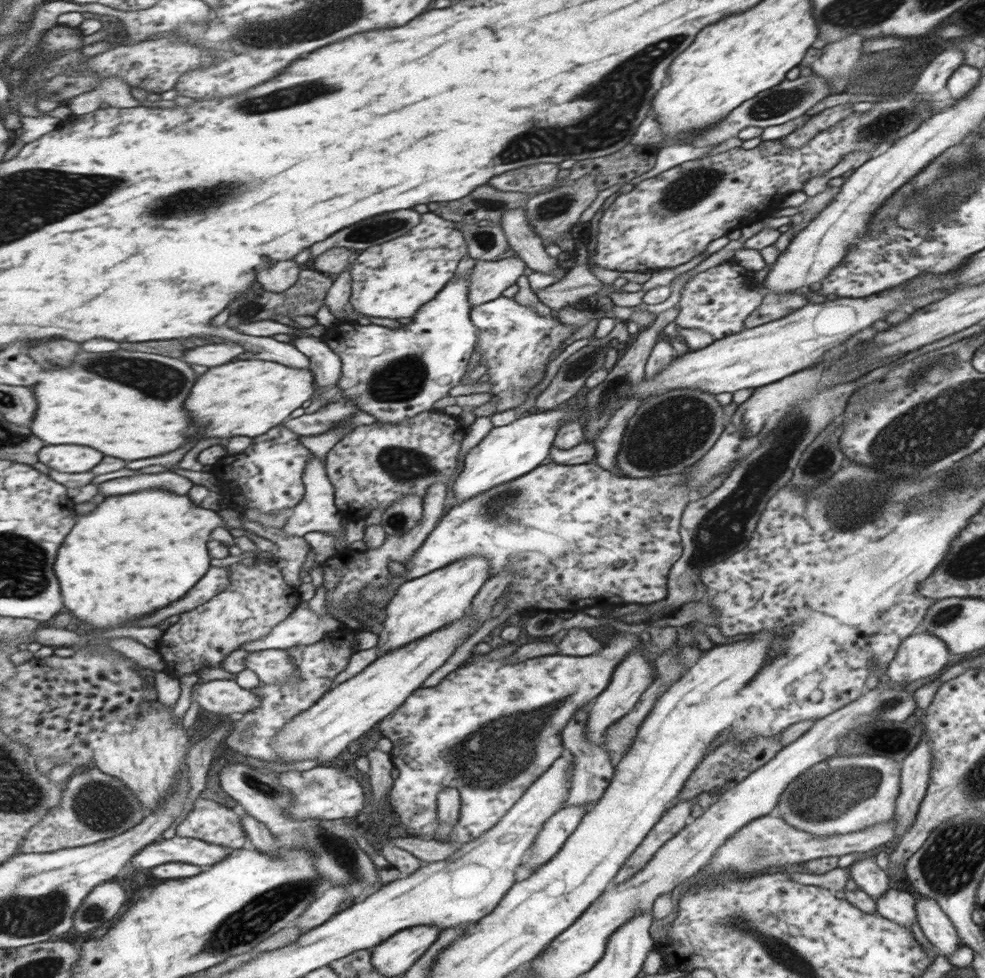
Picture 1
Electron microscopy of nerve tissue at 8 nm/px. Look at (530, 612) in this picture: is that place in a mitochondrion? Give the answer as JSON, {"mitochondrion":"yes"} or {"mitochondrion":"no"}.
{"mitochondrion":"no"}

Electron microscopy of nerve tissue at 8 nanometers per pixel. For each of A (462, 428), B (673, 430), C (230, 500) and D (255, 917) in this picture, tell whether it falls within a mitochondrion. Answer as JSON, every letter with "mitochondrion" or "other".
{"A":"other","B":"mitochondrion","C":"other","D":"mitochondrion"}

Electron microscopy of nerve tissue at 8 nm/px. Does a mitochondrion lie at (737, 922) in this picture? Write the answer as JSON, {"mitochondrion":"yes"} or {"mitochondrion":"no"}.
{"mitochondrion":"yes"}

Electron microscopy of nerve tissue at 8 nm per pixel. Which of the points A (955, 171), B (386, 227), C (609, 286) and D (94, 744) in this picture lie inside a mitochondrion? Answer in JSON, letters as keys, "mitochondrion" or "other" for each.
{"A":"mitochondrion","B":"mitochondrion","C":"other","D":"other"}

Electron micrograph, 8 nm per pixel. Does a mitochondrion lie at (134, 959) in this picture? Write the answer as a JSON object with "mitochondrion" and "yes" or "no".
{"mitochondrion":"no"}

